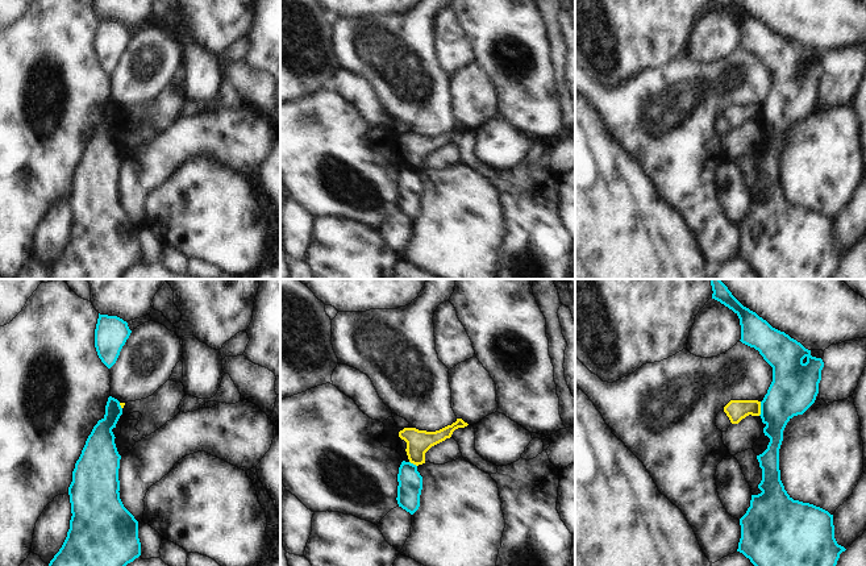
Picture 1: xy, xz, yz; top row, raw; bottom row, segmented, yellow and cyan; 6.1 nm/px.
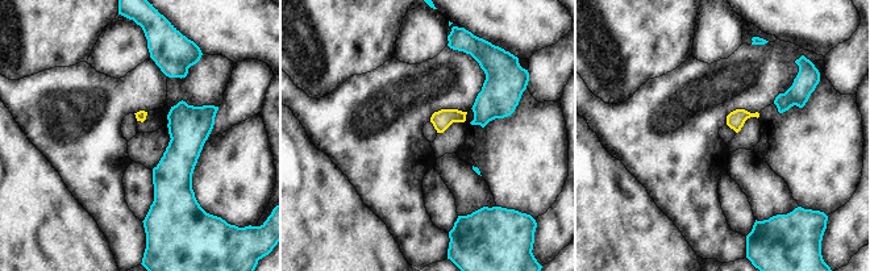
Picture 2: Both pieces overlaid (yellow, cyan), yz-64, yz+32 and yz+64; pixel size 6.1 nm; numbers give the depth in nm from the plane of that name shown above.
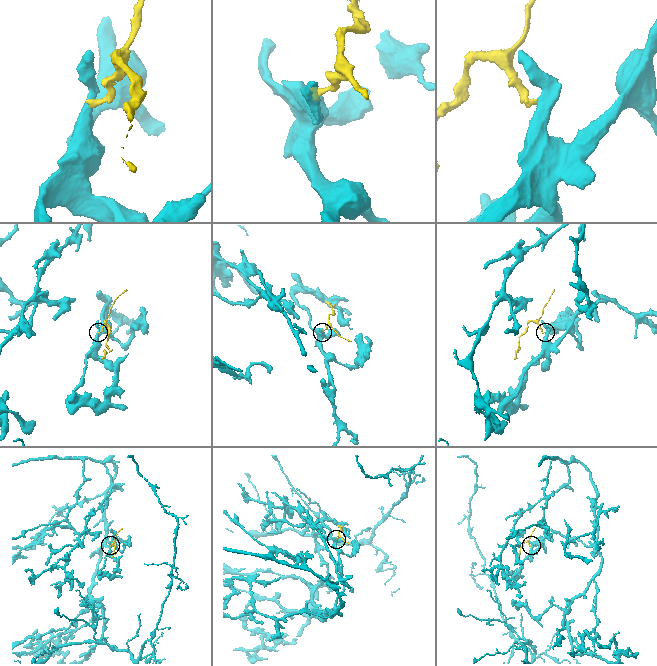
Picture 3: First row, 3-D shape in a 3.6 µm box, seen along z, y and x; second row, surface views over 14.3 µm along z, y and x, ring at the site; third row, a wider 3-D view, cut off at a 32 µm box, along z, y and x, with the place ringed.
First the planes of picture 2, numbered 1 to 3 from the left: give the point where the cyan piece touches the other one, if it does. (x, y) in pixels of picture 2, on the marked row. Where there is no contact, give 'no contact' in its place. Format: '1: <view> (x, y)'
1: no contact
2: no contact
3: no contact

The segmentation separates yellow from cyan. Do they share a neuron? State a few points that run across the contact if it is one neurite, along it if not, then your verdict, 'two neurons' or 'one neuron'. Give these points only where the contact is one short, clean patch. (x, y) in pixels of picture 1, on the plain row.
line yz (761, 107), (761, 117), (758, 120); two neurons

